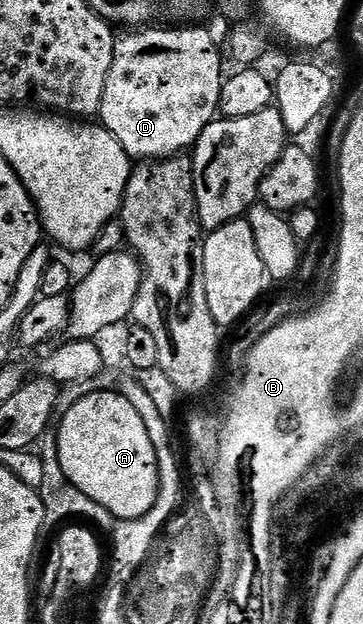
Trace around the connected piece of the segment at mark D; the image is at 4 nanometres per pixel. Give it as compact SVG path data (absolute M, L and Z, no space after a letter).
M147 25L142 29L131 29L126 33L128 35L120 34L115 40L115 52L113 53L113 65L109 69L109 77L105 81L105 93L101 93L101 105L99 106L99 114L97 116L98 122L103 128L105 128L109 133L113 133L113 137L117 137L117 141L121 141L121 149L125 149L125 153L130 155L132 160L135 161L150 161L153 159L170 159L173 155L182 155L184 153L190 152L196 141L201 137L203 130L207 128L210 123L215 122L217 116L219 115L219 102L221 101L221 89L223 88L223 81L225 78L225 70L223 71L223 55L219 52L219 47L215 44L215 39L206 31L203 27L191 27L195 25Z

